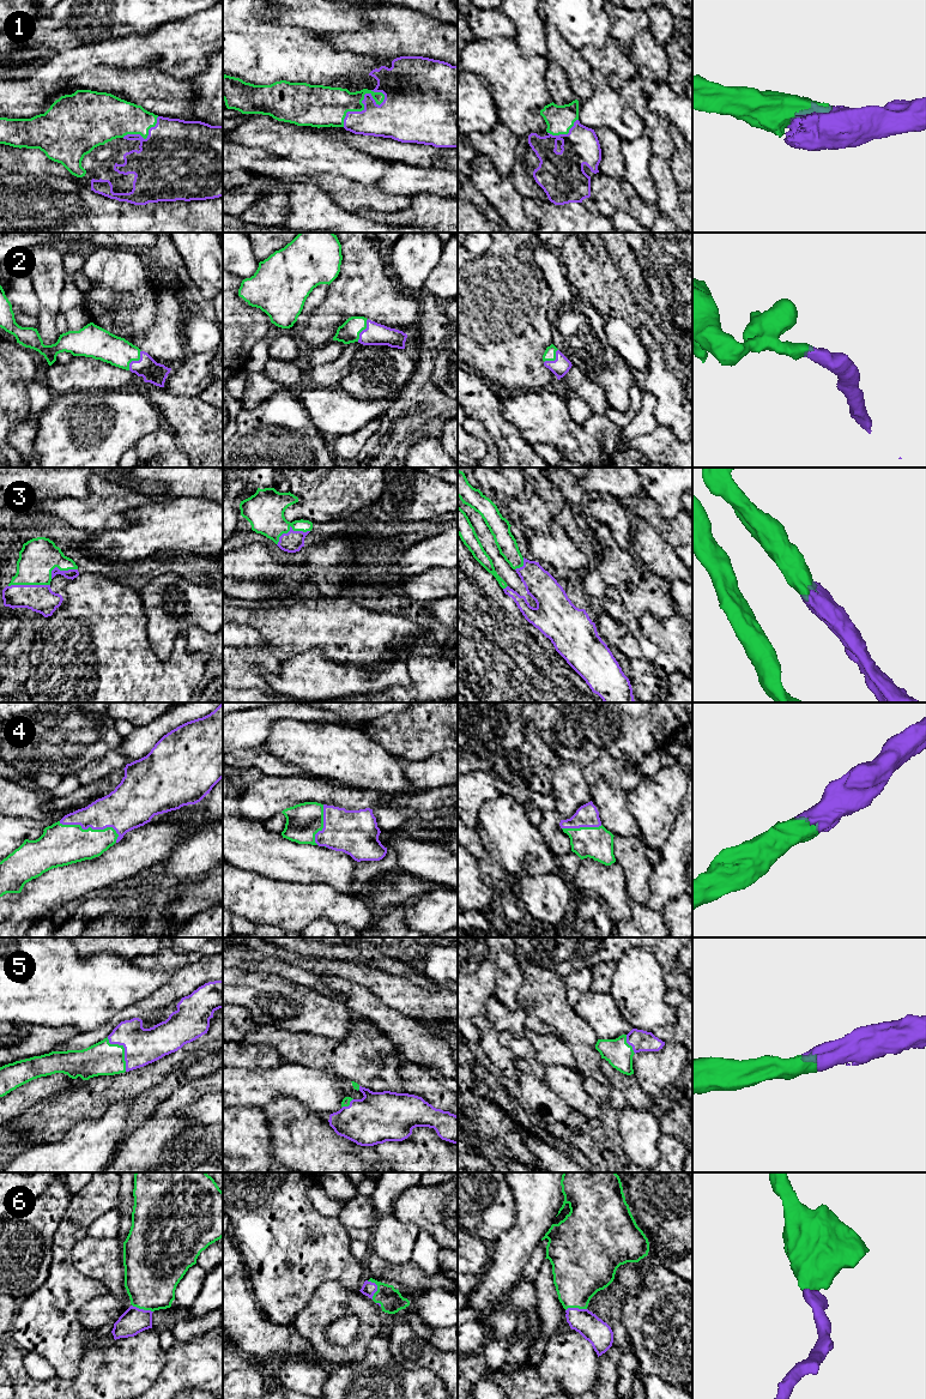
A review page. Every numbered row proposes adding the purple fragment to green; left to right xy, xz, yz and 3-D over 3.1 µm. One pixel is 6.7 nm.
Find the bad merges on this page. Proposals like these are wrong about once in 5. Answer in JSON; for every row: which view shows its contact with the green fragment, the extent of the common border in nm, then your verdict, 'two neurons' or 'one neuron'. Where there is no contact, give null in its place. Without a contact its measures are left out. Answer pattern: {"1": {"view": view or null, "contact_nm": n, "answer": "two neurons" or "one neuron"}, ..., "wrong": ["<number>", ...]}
{"1": {"view": "xz", "contact_nm": 360, "answer": "one neuron"}, "2": {"view": "xy", "contact_nm": 160, "answer": "one neuron"}, "3": {"view": "xz", "contact_nm": 240, "answer": "one neuron"}, "4": {"view": "xy", "contact_nm": 420, "answer": "one neuron"}, "5": {"view": "xy", "contact_nm": 260, "answer": "one neuron"}, "6": {"view": "xz", "contact_nm": 130, "answer": "one neuron"}, "wrong": []}

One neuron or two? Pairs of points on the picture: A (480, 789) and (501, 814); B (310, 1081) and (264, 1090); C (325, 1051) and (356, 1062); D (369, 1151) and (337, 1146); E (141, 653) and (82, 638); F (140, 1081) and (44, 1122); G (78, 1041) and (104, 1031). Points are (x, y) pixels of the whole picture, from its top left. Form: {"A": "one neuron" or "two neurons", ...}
{"A": "two neurons", "B": "one neuron", "C": "one neuron", "D": "two neurons", "E": "one neuron", "F": "one neuron", "G": "one neuron"}

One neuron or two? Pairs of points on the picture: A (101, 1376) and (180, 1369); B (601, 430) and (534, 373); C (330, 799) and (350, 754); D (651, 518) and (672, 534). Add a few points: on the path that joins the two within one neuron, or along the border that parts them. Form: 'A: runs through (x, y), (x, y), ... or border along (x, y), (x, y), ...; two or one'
A: border along (165, 1352), (165, 1363), (150, 1386); two
B: border along (554, 386), (524, 392); two
C: border along (340, 784), (347, 789); two
D: runs through (655, 520), (667, 529); one

